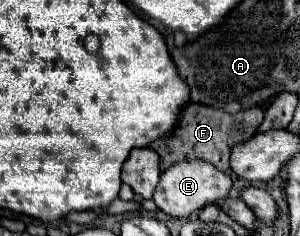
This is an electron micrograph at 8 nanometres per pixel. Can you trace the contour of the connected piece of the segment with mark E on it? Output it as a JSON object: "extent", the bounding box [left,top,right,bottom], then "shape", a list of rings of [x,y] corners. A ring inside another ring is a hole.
{"extent":[153,159,231,217],"shape":[[[203,159],[179,161],[179,163],[173,163],[169,169],[165,169],[161,173],[161,179],[159,179],[159,185],[155,189],[153,201],[167,215],[187,217],[187,215],[191,215],[193,211],[197,211],[199,207],[203,207],[207,203],[215,203],[219,199],[225,199],[229,189],[231,189],[231,177],[227,173],[219,171],[217,167],[213,167],[211,163],[205,163]]]}

